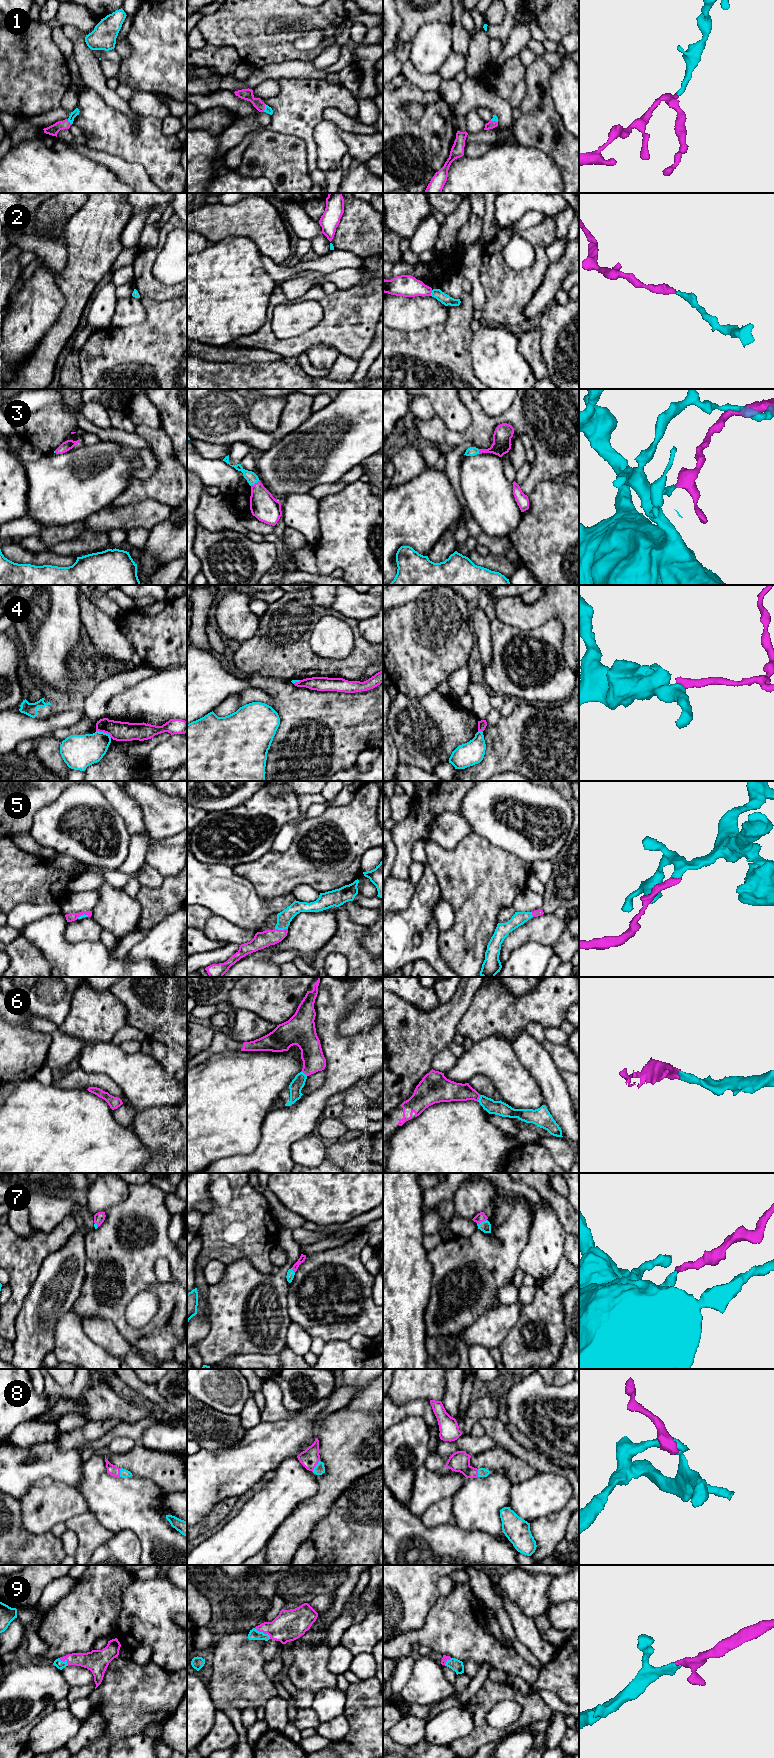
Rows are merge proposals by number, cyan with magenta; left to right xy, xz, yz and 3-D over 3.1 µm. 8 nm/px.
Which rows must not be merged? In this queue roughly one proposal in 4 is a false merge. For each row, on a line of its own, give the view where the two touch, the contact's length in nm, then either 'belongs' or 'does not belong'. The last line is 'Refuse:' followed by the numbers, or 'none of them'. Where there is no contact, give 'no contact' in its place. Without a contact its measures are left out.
1: contact in xz; length 70 nm; belongs
2: contact in yz; length 50 nm; belongs
3: contact in xz; length 90 nm; belongs
4: contact in xy; length 140 nm; does not belong
5: contact in xz; length 100 nm; belongs
6: contact in yz; length 60 nm; belongs
7: contact in yz; length 90 nm; belongs
8: contact in xz; length 110 nm; belongs
9: contact in xz; length 160 nm; belongs
Refuse: 4

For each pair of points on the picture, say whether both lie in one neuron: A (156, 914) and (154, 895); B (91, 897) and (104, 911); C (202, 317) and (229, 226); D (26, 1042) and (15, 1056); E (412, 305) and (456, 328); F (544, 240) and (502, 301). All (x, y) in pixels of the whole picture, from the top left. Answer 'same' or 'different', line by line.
A: same
B: different
C: different
D: same
E: different
F: same

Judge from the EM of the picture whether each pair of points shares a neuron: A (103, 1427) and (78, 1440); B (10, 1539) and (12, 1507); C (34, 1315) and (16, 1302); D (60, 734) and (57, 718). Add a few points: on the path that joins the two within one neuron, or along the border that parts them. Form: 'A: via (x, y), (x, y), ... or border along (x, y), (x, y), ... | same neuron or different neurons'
A: via (97, 1428), (84, 1434) | same neuron
B: via (11, 1531), (14, 1525), (14, 1515) | same neuron
C: border along (32, 1285), (17, 1314), (15, 1328) | different neurons
D: border along (81, 718), (71, 725), (57, 728), (52, 735) | different neurons

